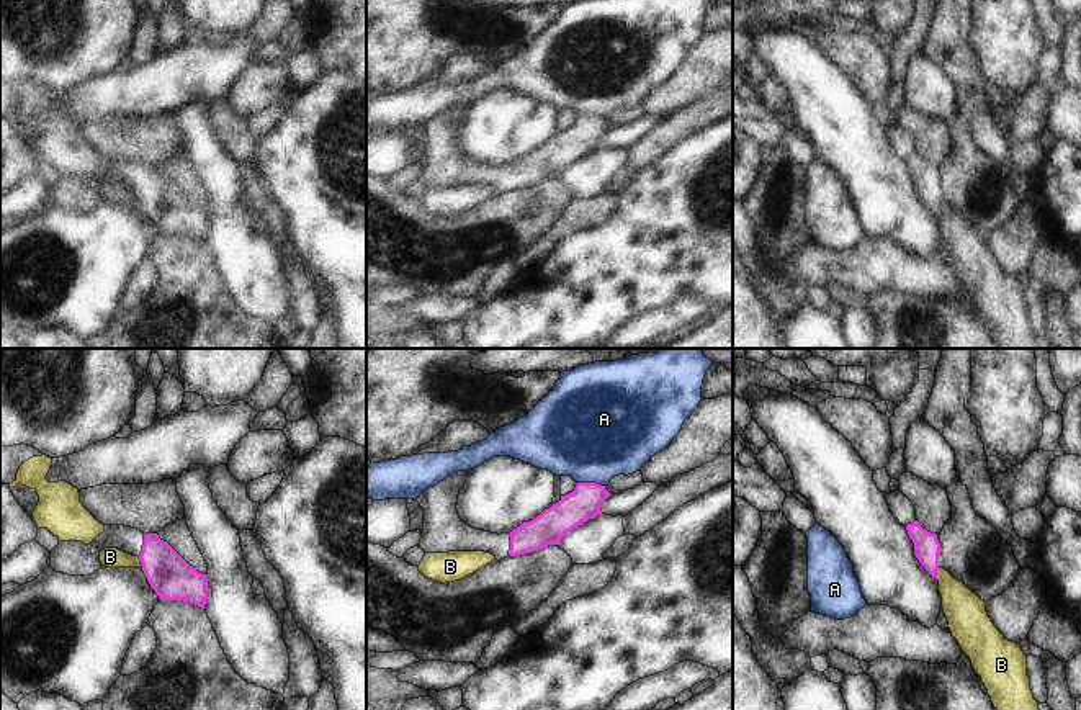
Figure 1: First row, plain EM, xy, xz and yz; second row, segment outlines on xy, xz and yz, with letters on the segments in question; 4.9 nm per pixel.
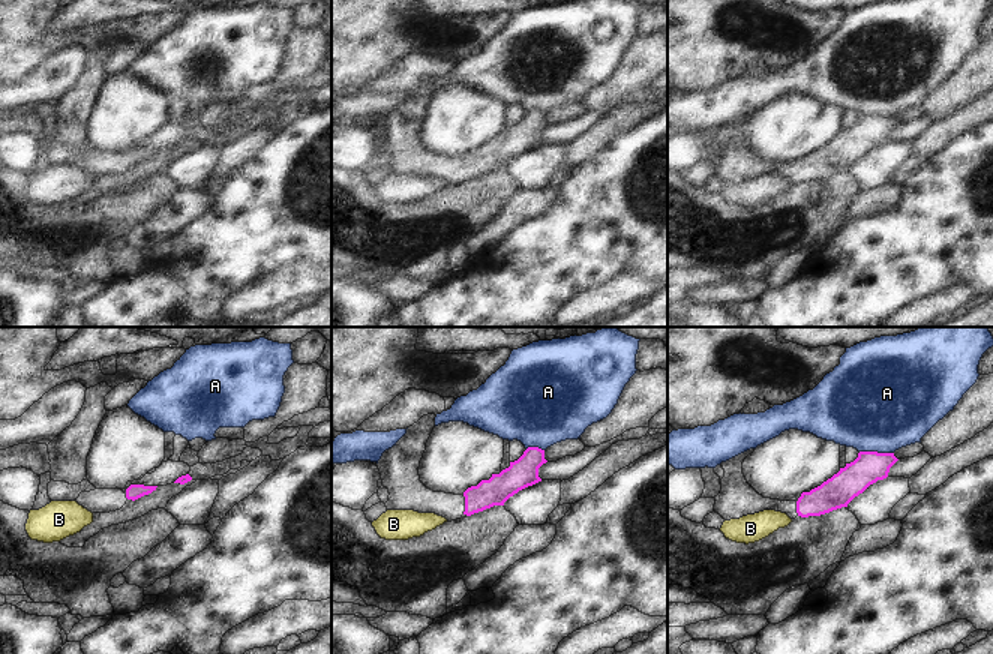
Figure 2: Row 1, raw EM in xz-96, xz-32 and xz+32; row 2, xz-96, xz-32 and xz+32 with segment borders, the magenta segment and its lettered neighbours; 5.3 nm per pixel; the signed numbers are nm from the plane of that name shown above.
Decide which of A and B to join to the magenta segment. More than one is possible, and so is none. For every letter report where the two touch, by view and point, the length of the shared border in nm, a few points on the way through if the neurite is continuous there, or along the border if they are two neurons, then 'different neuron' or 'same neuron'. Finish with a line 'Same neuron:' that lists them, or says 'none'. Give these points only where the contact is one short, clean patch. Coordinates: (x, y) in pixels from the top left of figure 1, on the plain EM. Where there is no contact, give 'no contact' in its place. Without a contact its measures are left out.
A: contact xz (591, 116); length 140 nm; border xz (578, 115), (596, 115), (604, 120); different neuron
B: contact xy (141, 197); length 70 nm; border xy (138, 190), (143, 202); different neuron
Same neuron: none

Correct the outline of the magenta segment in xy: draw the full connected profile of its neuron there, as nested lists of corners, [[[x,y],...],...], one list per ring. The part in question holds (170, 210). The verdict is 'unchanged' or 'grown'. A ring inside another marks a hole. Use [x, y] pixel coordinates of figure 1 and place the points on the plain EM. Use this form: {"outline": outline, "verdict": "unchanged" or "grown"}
{"outline": [[[105,159],[105,165],[88,178],[82,175],[59,175],[51,186],[51,201],[56,206],[69,209],[90,209],[101,201],[98,190],[105,182],[118,182],[128,188],[137,190],[150,221],[160,234],[183,234],[204,242],[208,232],[208,209],[190,200],[167,175],[160,173],[157,167],[144,169],[137,162]]], "verdict": "grown"}

